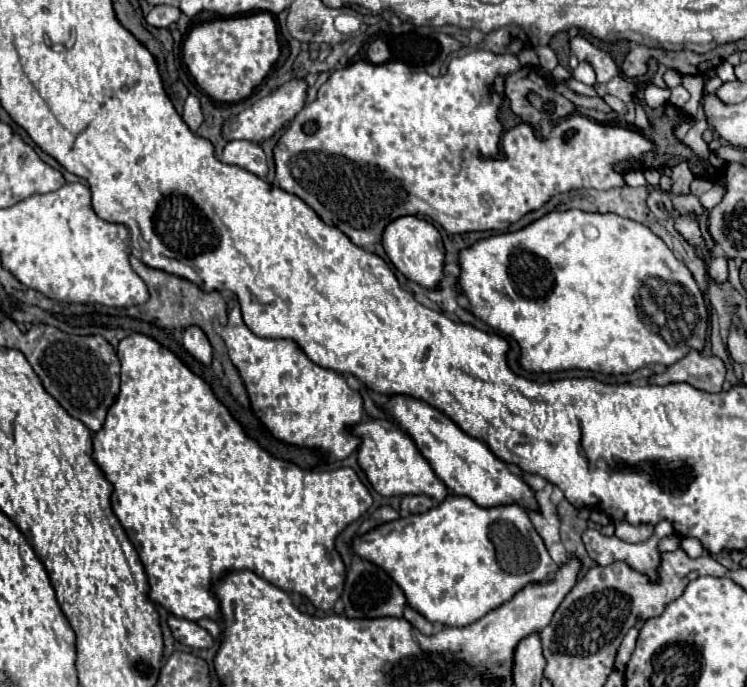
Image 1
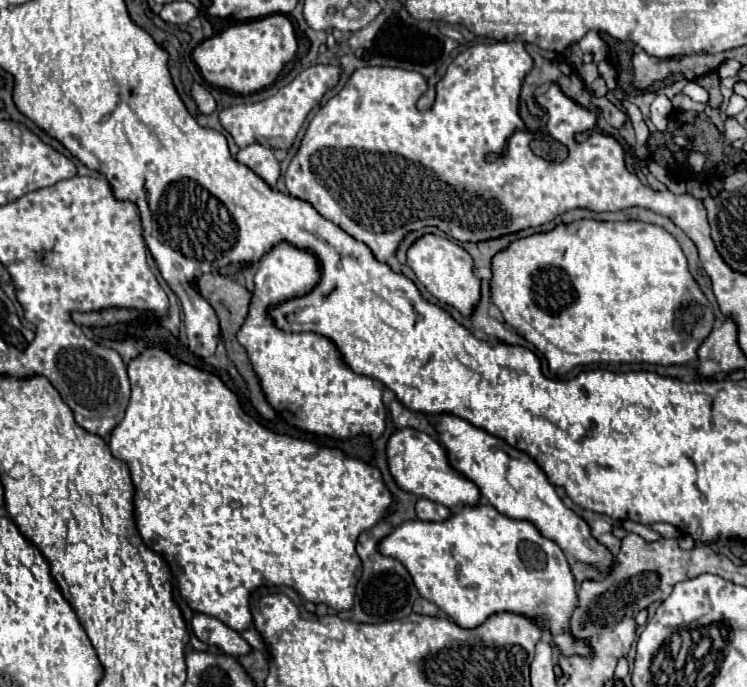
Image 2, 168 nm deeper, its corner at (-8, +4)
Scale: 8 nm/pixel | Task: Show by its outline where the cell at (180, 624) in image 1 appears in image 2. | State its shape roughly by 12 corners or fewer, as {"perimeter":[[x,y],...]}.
{"perimeter":[[198,613],[192,629],[200,641],[228,655],[248,655],[252,647],[216,617]]}

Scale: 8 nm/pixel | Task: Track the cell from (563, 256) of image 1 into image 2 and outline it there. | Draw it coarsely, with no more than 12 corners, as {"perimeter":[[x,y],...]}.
{"perimeter":[[584,219],[492,259],[556,375],[692,363],[714,327],[662,227]]}

